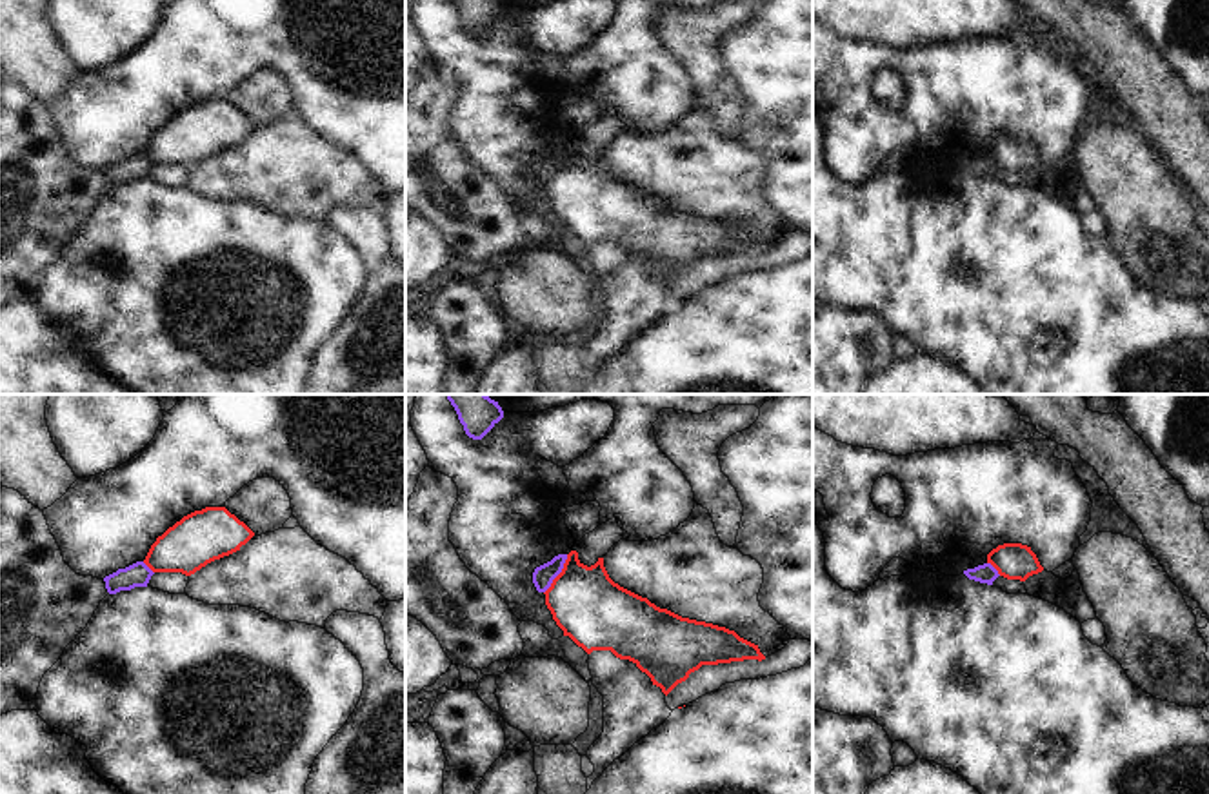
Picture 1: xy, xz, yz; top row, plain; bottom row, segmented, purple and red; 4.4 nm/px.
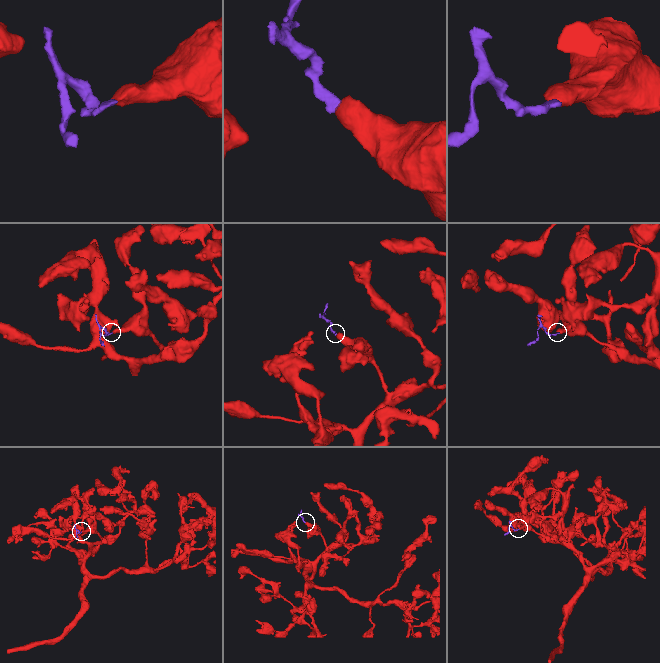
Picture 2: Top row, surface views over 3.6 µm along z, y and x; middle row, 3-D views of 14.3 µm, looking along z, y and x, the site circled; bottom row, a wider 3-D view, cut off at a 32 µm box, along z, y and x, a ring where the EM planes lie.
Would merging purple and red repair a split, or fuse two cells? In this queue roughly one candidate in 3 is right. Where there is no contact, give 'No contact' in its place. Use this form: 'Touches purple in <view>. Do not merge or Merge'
Touches purple in xz. Do not merge

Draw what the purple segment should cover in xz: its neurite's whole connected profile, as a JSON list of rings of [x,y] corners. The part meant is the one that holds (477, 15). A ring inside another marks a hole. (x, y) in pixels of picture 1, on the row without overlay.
[[[455,0],[464,24],[473,33],[482,33],[502,11],[502,0]]]

